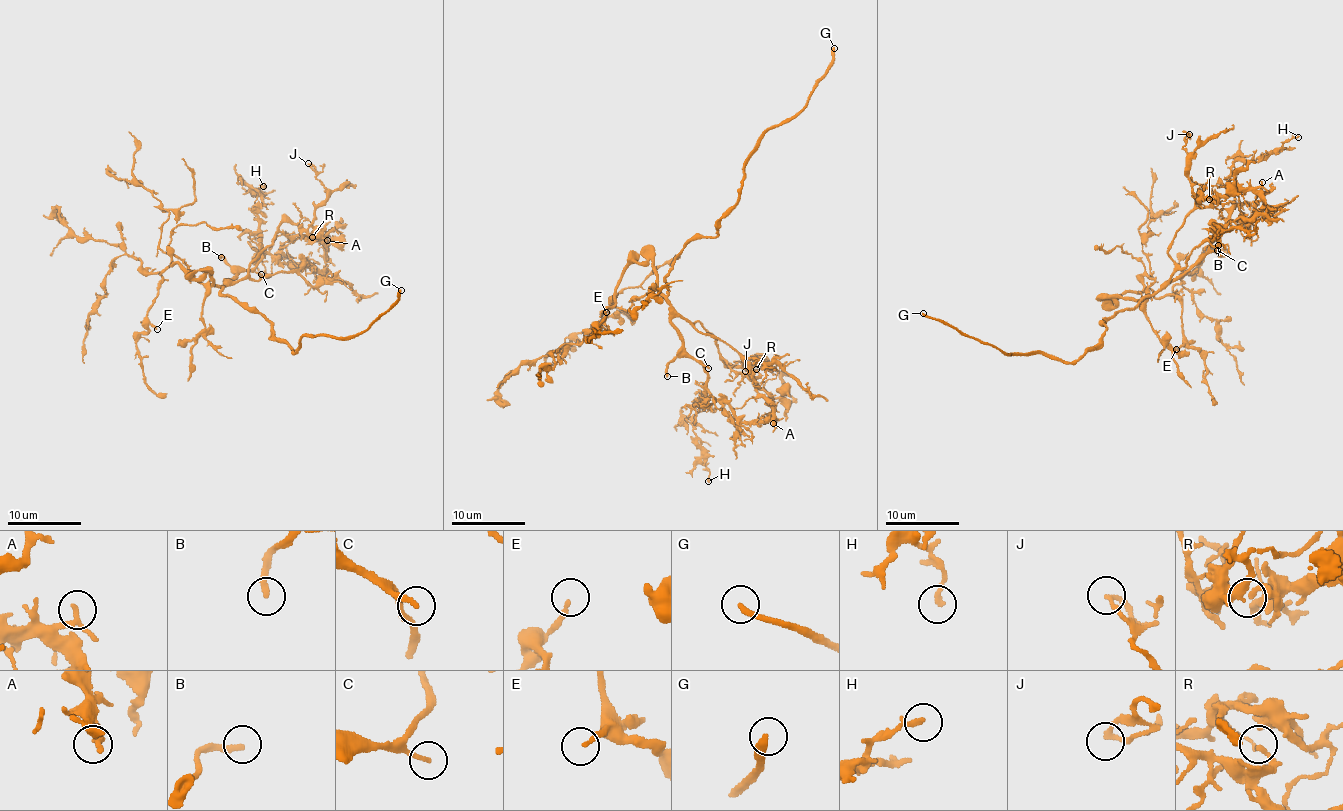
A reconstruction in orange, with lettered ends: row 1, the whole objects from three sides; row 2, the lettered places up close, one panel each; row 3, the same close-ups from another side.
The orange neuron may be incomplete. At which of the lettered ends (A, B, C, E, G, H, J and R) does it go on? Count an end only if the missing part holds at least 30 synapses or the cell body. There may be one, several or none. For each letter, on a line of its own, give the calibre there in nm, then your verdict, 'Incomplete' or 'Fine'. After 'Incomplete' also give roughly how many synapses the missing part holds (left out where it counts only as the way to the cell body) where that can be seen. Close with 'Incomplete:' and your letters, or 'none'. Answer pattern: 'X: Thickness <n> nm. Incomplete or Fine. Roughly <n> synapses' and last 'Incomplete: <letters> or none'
A: Thickness 180 nm. Fine
B: Thickness 260 nm. Incomplete. Roughly 80 synapses
C: Thickness 170 nm. Incomplete. Roughly 80 synapses
E: Thickness 170 nm. Fine
G: Thickness 260 nm. Incomplete
H: Thickness 190 nm. Fine
J: Thickness 160 nm. Fine
R: Thickness 150 nm. Fine
Incomplete: B, C, G

